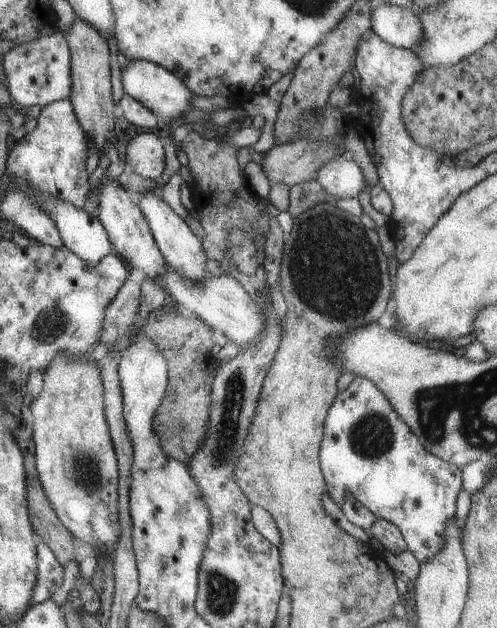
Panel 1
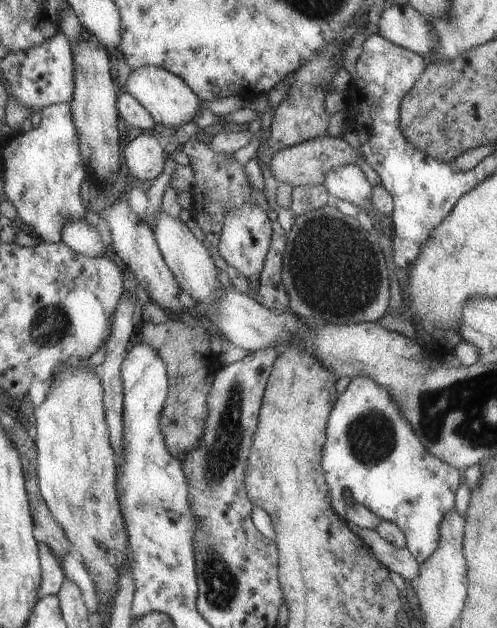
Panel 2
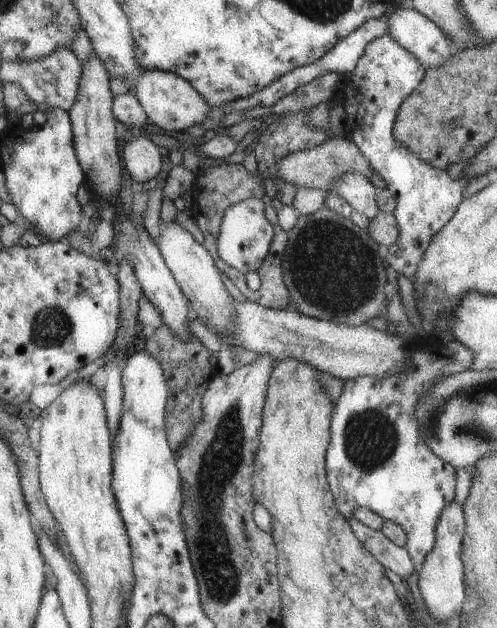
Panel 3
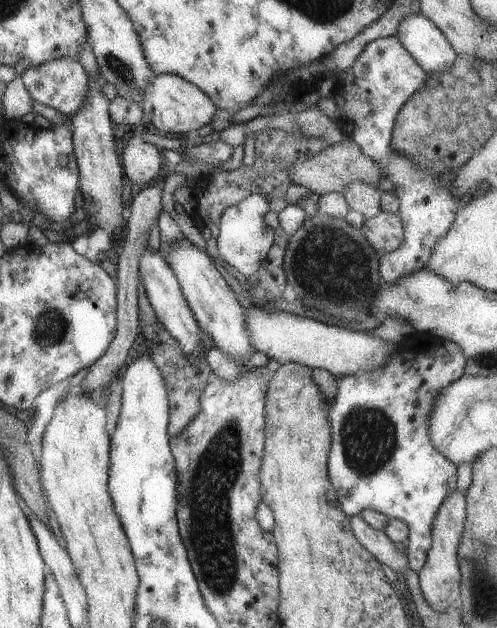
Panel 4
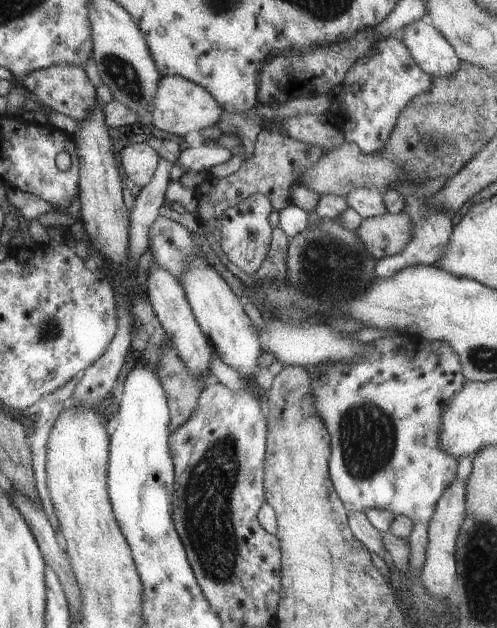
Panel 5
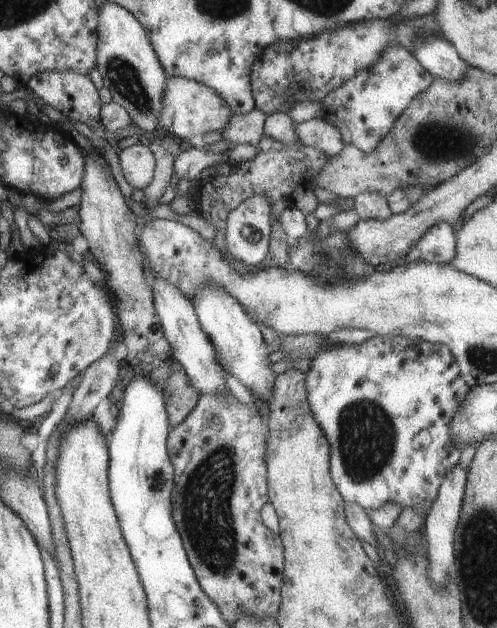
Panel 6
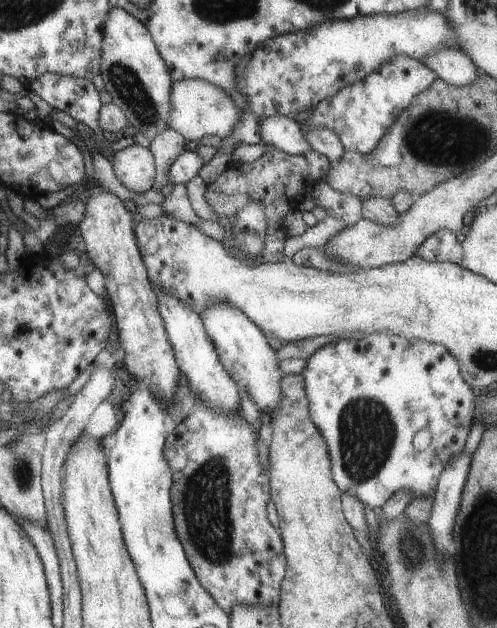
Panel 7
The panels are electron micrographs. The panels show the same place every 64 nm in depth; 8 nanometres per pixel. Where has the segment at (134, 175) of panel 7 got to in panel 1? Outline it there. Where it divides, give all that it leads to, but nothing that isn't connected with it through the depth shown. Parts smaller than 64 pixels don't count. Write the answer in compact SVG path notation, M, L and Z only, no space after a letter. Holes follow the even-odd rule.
M141 132L125 148L126 162L142 178L155 180L165 168L162 139L151 132Z

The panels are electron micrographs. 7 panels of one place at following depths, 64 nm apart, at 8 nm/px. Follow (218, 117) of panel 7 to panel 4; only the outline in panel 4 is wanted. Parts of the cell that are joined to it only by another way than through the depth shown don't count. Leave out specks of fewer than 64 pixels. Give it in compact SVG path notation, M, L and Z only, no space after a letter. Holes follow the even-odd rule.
M174 74L153 76L147 88L143 88L141 105L146 121L165 134L187 134L189 130L197 130L209 124L218 110L206 93L201 92L191 81Z

